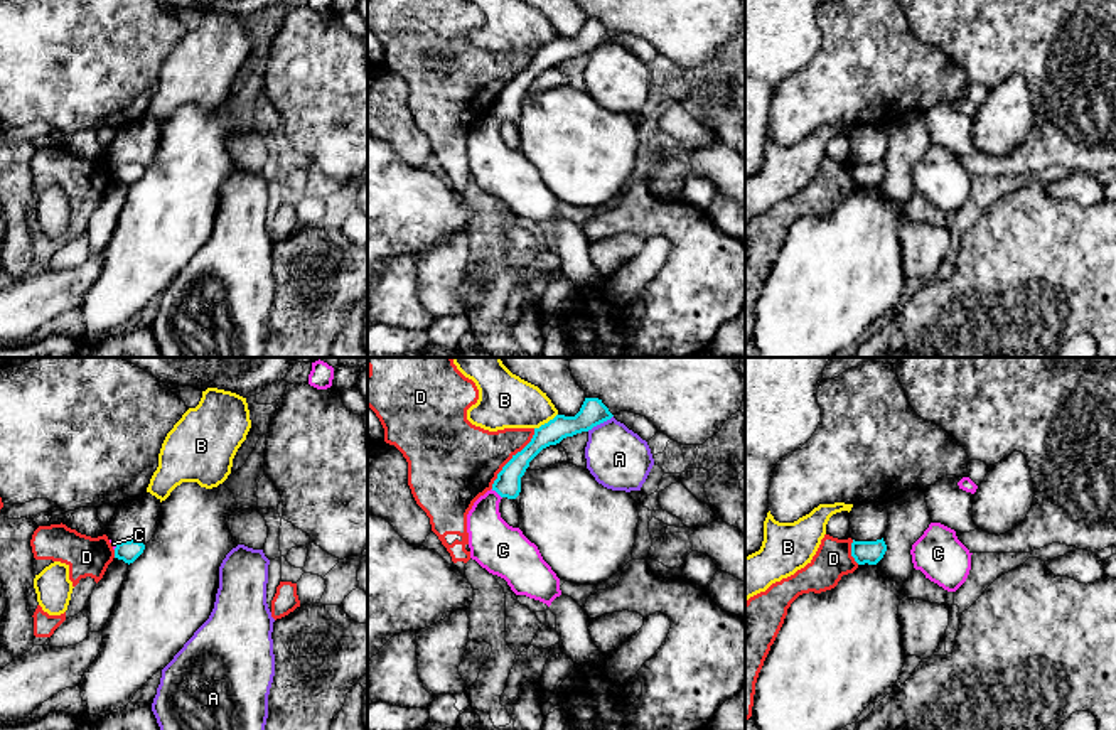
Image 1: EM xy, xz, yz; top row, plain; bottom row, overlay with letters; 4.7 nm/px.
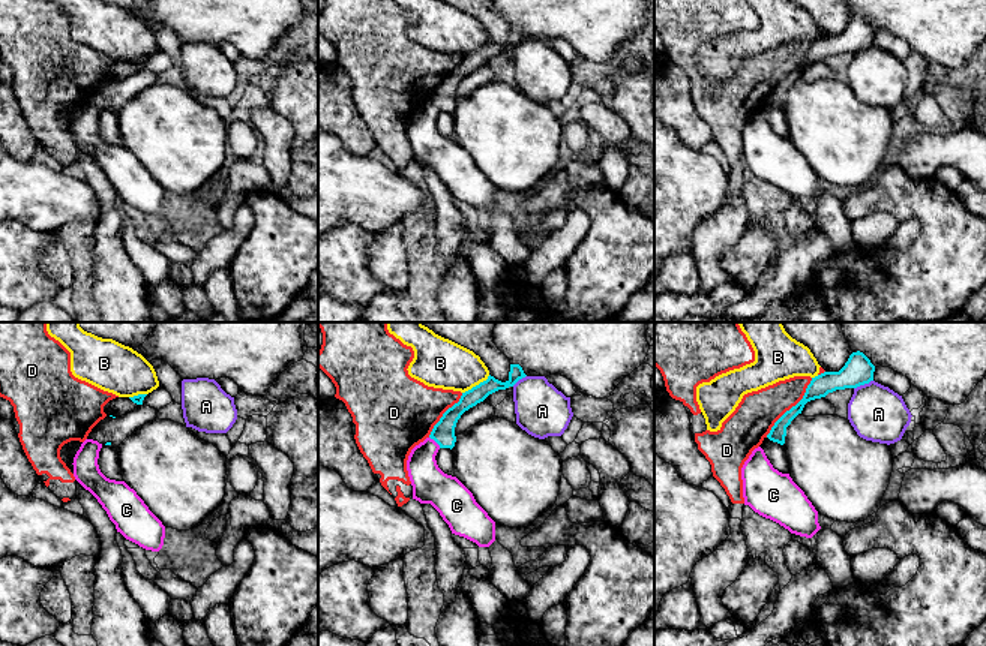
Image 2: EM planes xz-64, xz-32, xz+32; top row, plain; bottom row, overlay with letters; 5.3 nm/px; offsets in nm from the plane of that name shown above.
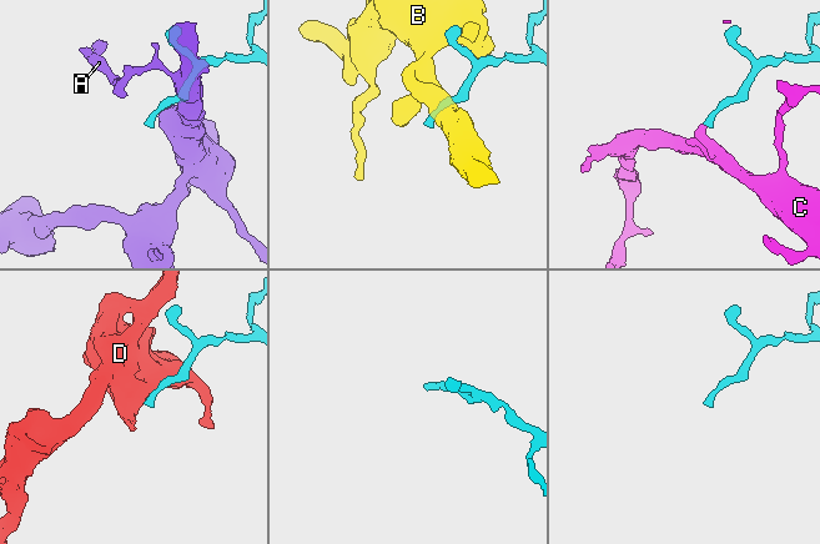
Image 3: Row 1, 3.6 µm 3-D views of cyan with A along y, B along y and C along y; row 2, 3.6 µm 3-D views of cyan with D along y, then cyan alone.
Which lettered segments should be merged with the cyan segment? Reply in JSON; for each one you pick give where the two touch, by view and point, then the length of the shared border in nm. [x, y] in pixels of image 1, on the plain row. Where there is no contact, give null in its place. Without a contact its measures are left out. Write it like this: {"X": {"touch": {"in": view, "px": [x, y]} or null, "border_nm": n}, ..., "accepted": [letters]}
{"C": {"touch": {"in": "xz", "px": [496, 113]}, "border_nm": 70}, "accepted": ["C"]}

